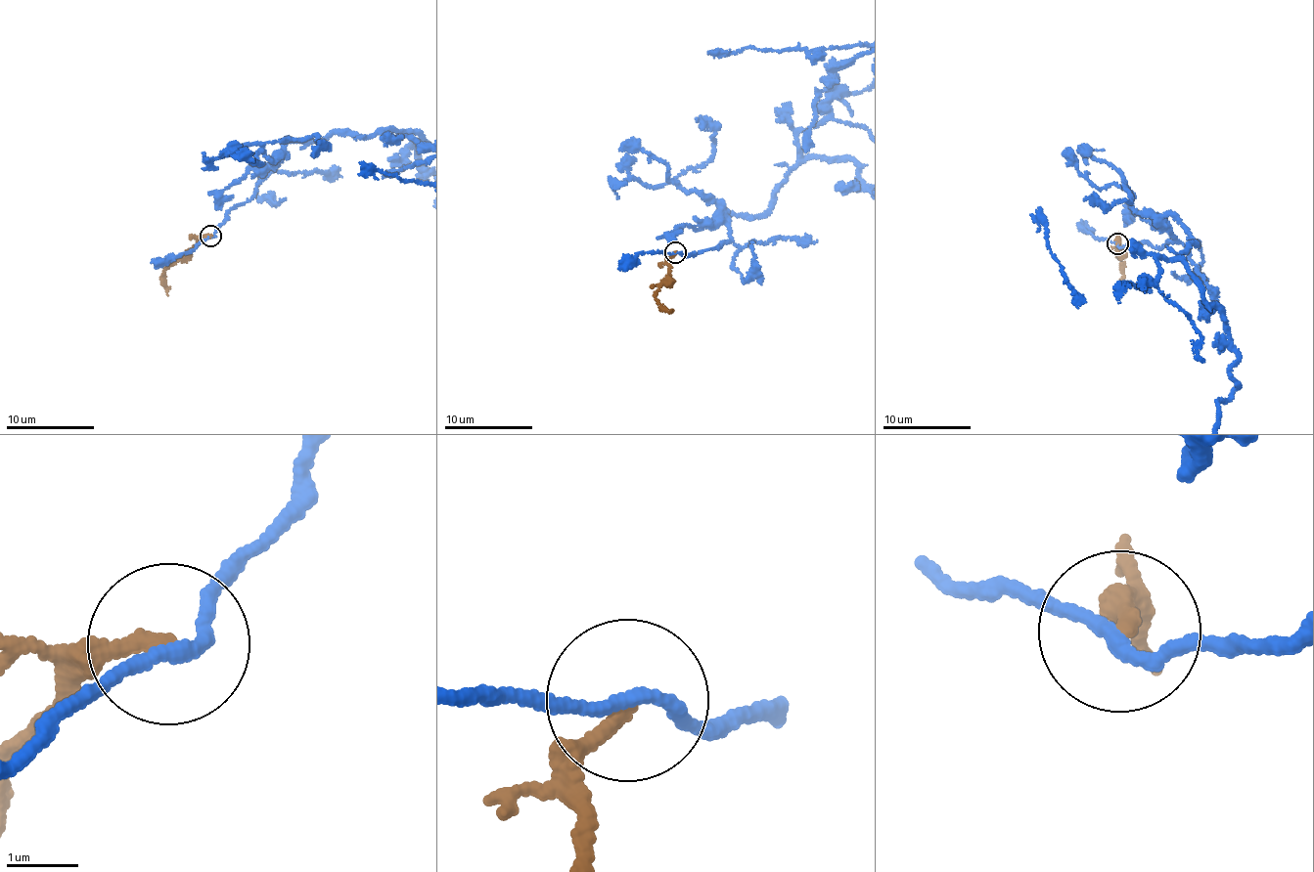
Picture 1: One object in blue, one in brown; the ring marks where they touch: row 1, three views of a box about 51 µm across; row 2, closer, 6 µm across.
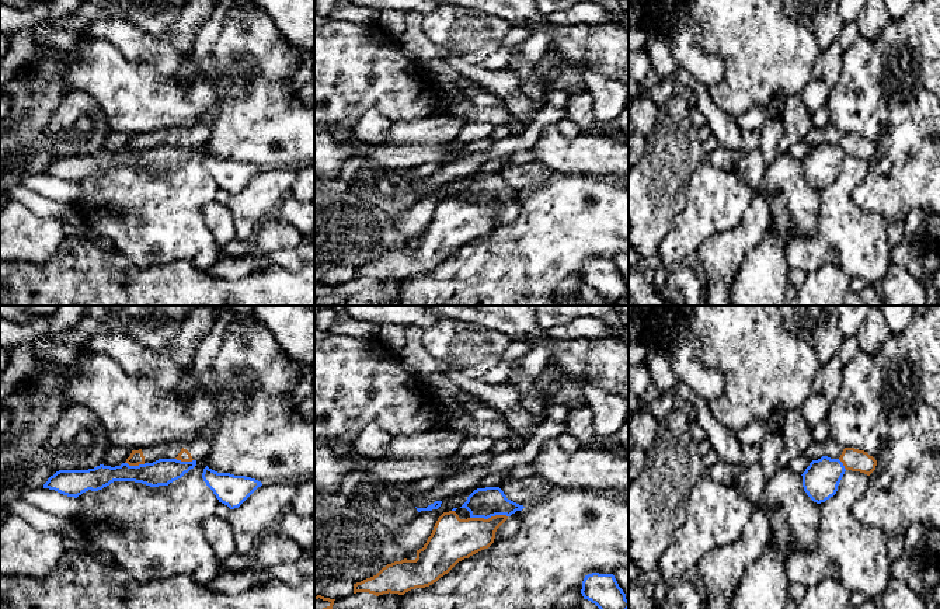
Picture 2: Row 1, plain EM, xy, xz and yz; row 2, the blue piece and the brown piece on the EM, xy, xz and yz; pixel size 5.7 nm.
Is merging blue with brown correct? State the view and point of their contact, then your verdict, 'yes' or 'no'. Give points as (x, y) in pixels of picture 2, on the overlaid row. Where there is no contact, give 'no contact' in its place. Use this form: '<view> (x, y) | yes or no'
xz (488, 517) | no

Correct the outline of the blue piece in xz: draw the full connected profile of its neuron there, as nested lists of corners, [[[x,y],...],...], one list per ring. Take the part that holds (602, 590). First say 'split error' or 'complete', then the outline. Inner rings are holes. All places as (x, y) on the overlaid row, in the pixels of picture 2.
complete; [[[592,573],[585,575],[581,594],[599,609],[629,609],[626,594],[613,574]]]

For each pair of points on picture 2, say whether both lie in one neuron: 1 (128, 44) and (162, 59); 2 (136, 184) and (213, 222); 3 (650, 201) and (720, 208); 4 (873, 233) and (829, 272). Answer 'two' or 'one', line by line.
1: one
2: two
3: two
4: two

